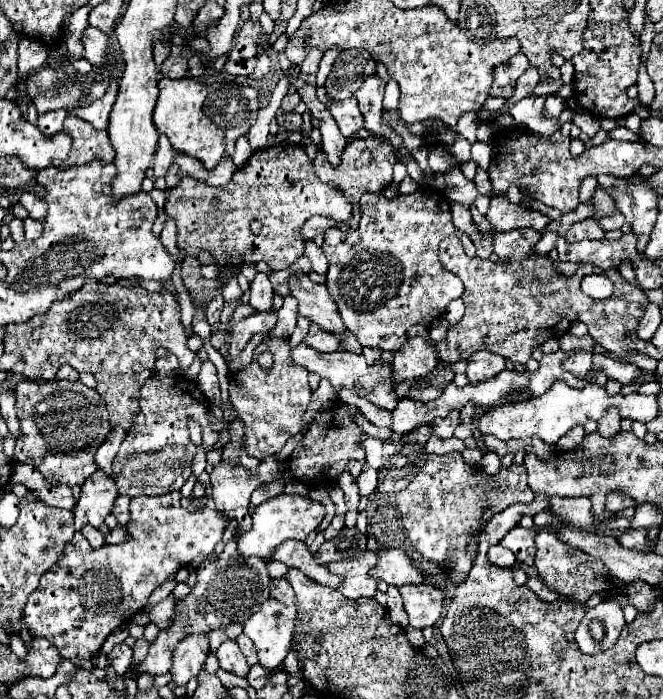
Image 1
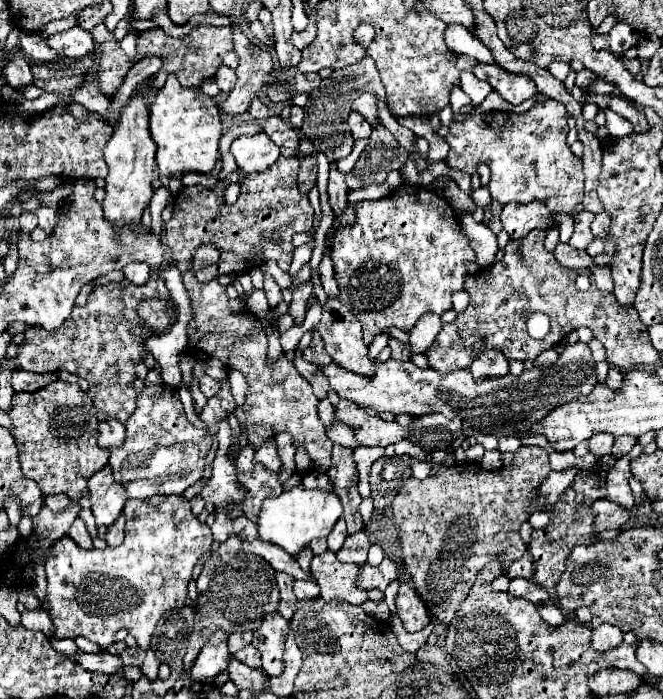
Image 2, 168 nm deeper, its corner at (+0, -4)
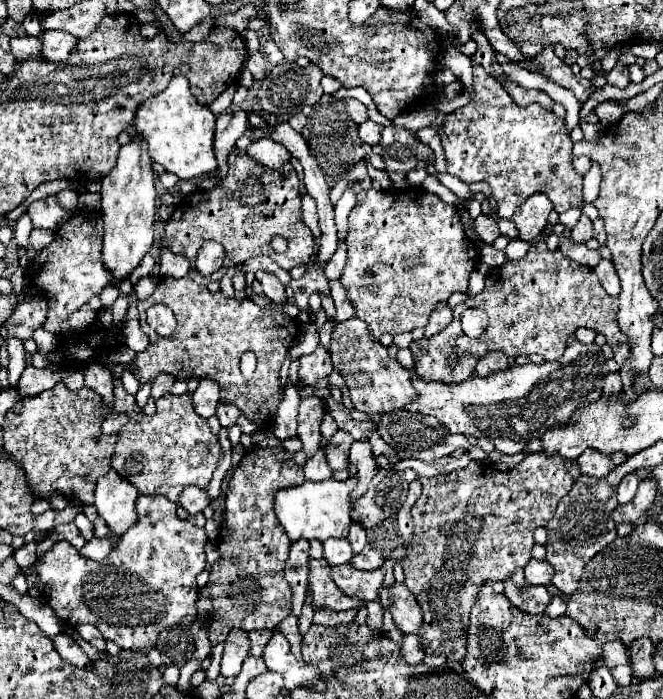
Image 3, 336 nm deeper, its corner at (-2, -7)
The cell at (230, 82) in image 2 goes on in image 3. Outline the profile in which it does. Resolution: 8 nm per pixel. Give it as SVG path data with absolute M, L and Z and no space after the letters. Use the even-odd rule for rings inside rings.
M229 85L211 105L209 105L209 109L215 113L215 115L219 115L219 113L223 113L229 105L231 105L231 99L233 99L233 93L235 93L235 89L237 89L237 85Z

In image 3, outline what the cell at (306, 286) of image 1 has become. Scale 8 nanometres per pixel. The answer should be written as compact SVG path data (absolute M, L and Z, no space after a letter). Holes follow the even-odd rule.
M351 317L347 321L335 323L329 353L335 371L339 371L347 381L347 391L357 411L363 411L367 415L381 415L401 409L403 405L407 405L407 401L415 399L415 389L409 381L409 371L387 355L387 347L383 347L371 337L363 319Z

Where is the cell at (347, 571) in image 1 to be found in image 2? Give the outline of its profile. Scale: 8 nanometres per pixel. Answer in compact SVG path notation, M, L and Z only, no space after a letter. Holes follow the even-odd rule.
M329 550L313 556L311 572L321 588L321 598L325 602L337 598L349 604L363 604L367 600L367 592L355 586L355 576L359 568L353 564L341 564Z

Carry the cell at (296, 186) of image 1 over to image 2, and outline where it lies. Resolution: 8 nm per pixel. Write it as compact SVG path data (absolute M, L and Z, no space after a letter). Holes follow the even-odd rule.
M279 156L279 160L265 172L257 174L241 174L241 194L239 200L233 206L227 206L223 202L225 192L225 180L219 182L215 188L203 188L203 186L191 186L183 188L175 202L173 202L173 216L165 224L165 242L173 250L173 258L177 262L177 268L181 272L193 268L193 250L199 244L213 242L221 250L221 260L213 266L201 268L197 278L201 282L209 282L221 274L241 274L257 268L265 260L277 260L281 270L289 270L291 258L293 258L293 236L299 232L309 232L313 226L313 208L297 190L297 168L299 160L295 156L285 158ZM263 230L273 230L283 236L281 242L271 242L261 236Z

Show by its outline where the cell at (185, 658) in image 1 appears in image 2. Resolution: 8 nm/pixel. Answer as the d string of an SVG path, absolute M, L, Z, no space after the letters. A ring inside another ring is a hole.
M217 630L209 642L205 644L205 648L201 650L199 658L195 660L193 668L191 668L191 678L193 680L205 680L205 678L213 678L219 672L225 672L229 666L229 658L231 652L227 648L227 638L229 634L223 630Z

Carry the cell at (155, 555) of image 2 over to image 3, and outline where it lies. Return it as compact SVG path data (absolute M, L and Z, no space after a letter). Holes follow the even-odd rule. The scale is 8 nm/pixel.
M141 495L137 499L137 515L139 515L137 523L119 537L117 547L109 553L105 565L103 561L97 563L79 555L79 551L71 547L67 541L57 541L39 563L39 577L43 581L43 597L47 599L49 607L61 621L73 627L81 623L91 623L101 631L101 635L107 641L117 643L121 649L135 649L147 653L155 645L157 635L165 627L171 627L175 623L191 625L195 621L197 615L195 601L199 595L195 577L207 565L205 561L207 535L203 527L195 527L187 519L179 519L177 505L163 495L159 497Z

